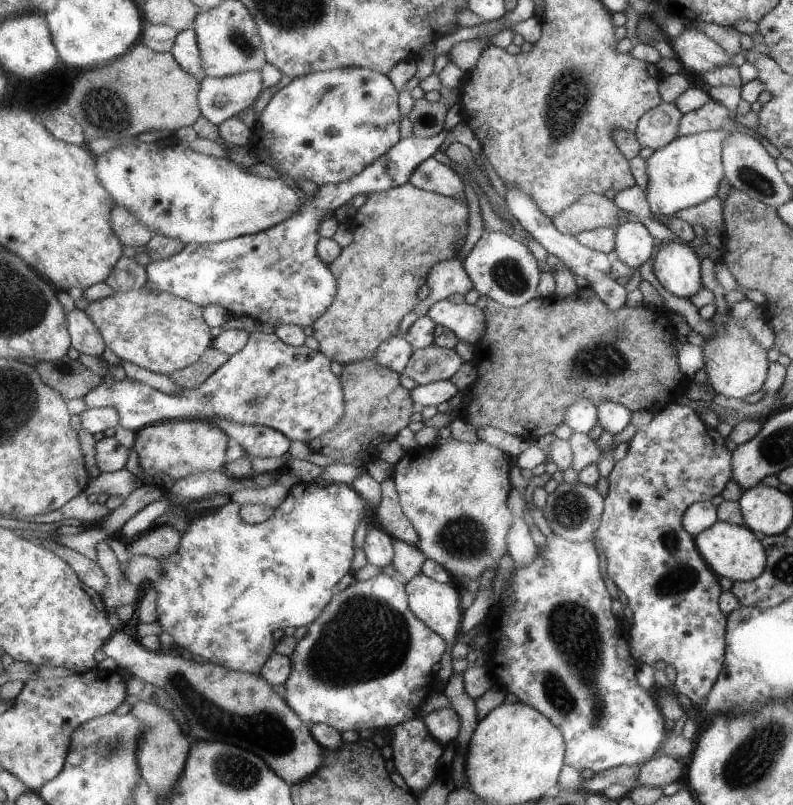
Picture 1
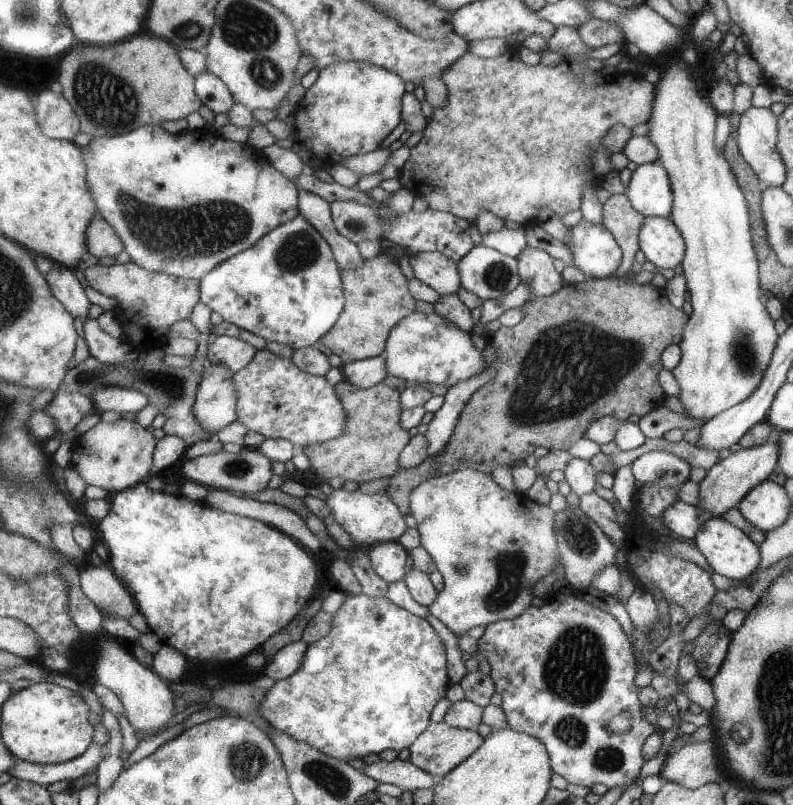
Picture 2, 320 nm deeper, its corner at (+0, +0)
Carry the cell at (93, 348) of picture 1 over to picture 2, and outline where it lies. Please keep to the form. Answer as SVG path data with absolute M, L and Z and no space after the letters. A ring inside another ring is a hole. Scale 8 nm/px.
M54 264L45 276L52 291L67 310L70 310L74 317L81 318L81 322L85 322L91 302L85 294L83 284L75 276L75 271L65 265Z

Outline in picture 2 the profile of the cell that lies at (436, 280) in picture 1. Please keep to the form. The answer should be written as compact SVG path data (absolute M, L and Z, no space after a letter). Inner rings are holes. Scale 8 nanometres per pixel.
M431 251L409 256L415 276L425 284L432 286L439 294L457 293L462 287L459 263L445 253Z

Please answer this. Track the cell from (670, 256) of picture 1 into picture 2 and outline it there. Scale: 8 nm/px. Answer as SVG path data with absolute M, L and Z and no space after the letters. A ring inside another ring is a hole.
M645 217L641 223L639 249L659 272L677 270L684 256L684 239L669 217Z

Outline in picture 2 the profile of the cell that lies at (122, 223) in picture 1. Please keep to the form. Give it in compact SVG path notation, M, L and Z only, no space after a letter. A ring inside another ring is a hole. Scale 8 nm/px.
M96 218L87 229L88 253L97 258L119 256L125 250L123 239L105 219Z

